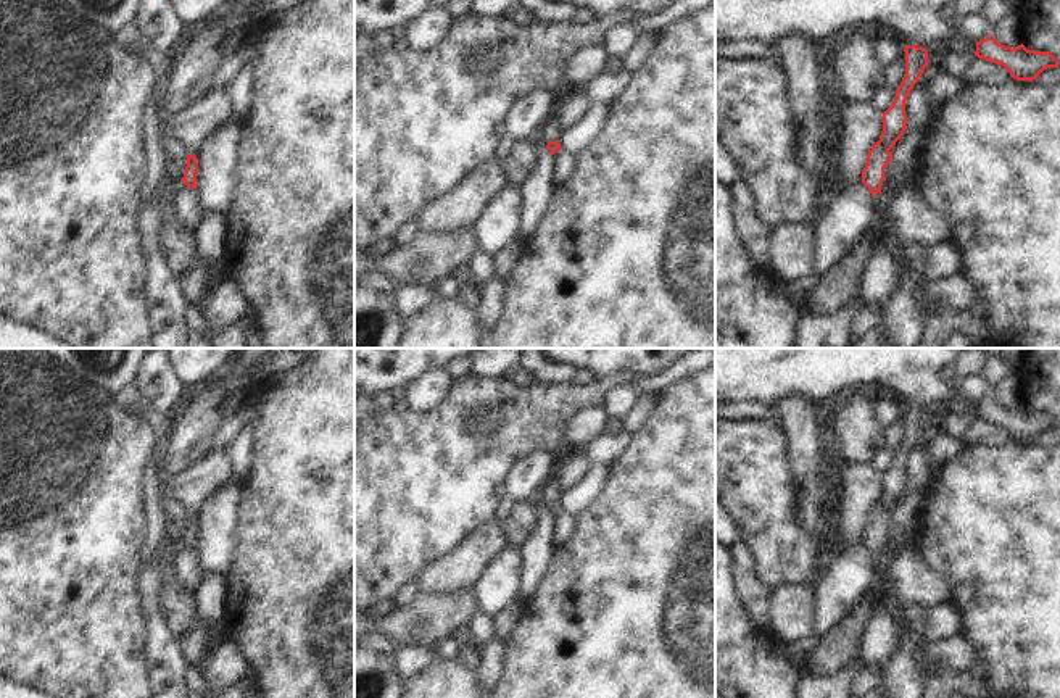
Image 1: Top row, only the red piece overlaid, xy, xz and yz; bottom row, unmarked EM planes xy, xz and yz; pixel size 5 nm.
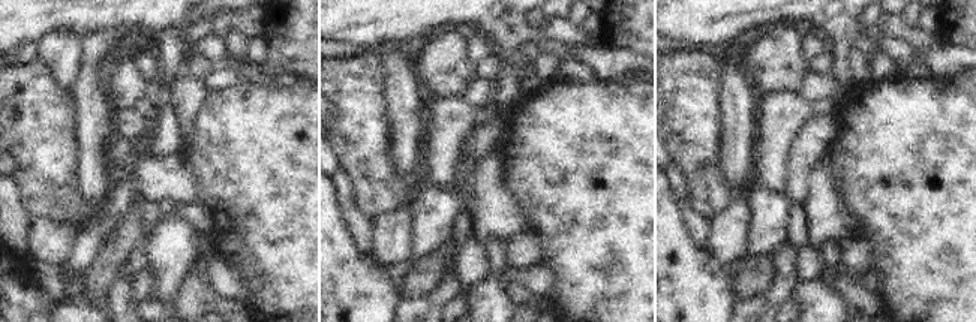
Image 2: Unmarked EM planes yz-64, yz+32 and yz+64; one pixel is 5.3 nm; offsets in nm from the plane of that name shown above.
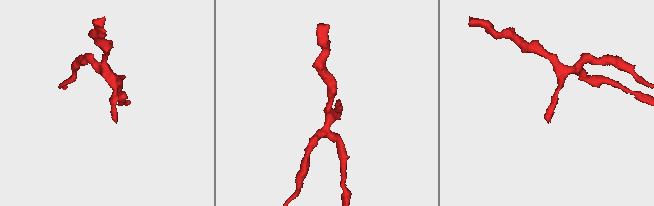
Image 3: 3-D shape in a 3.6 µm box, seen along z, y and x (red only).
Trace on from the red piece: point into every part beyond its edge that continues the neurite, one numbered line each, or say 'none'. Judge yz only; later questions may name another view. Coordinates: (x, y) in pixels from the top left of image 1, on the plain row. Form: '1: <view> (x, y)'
none

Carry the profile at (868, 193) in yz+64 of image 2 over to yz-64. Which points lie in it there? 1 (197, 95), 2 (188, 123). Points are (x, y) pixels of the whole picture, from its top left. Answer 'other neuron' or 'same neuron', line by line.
1: other neuron
2: other neuron

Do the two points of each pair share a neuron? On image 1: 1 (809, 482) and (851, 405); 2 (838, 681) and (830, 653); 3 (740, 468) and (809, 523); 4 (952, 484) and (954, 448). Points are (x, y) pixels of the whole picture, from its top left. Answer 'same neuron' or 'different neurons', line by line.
1: different neurons
2: different neurons
3: different neurons
4: different neurons

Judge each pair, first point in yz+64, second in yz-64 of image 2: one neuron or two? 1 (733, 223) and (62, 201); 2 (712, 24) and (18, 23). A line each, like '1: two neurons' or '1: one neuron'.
1: two neurons
2: one neuron

